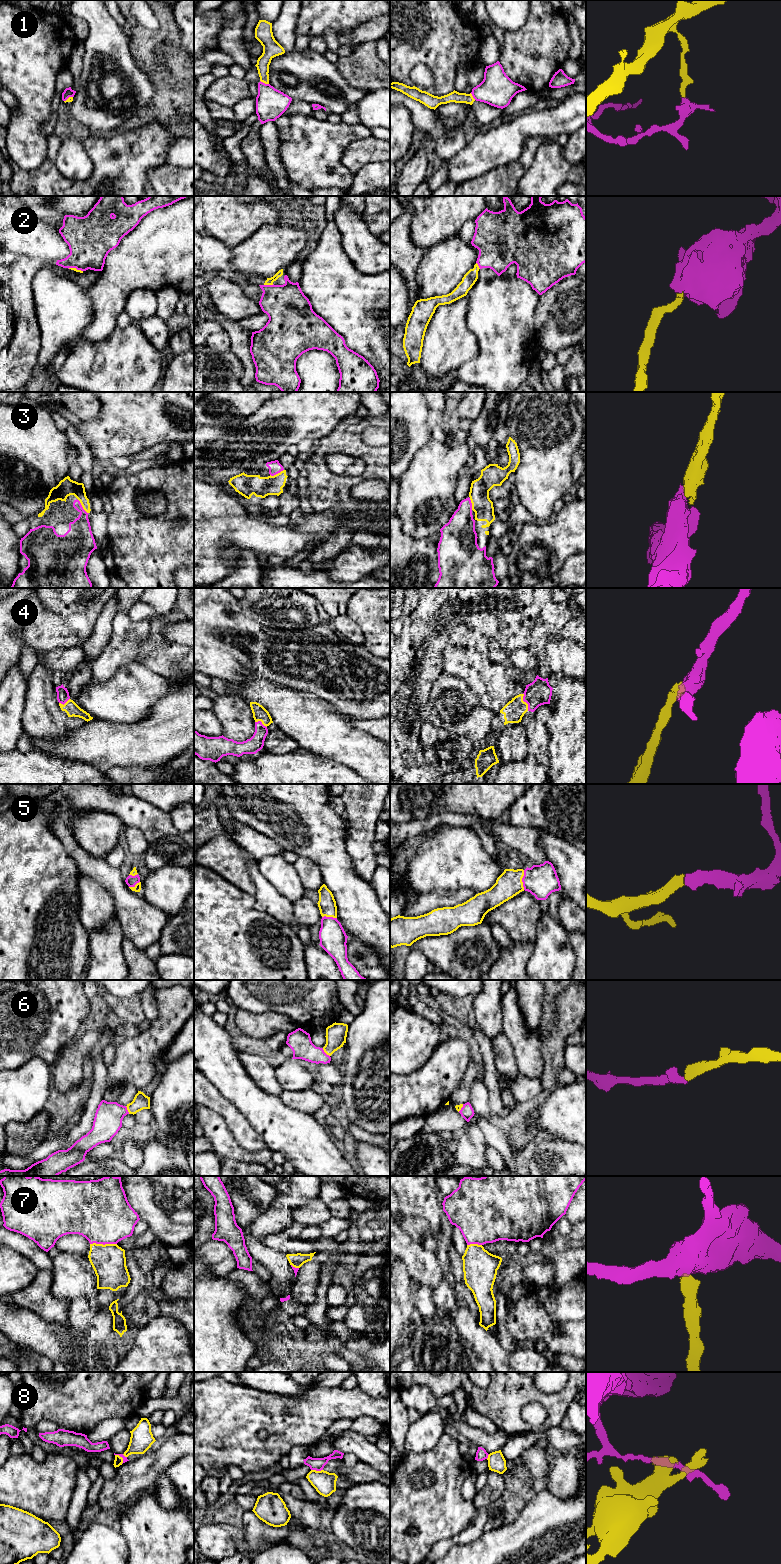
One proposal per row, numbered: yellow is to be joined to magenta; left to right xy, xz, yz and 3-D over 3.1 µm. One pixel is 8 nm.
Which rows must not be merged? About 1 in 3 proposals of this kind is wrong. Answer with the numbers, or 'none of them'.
1, 7, 8

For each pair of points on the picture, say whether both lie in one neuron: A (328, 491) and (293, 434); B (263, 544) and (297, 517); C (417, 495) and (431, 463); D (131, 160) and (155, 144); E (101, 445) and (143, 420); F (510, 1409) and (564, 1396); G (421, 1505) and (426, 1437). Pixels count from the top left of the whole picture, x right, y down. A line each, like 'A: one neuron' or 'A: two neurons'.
A: two neurons
B: two neurons
C: one neuron
D: one neuron
E: one neuron
F: one neuron
G: two neurons

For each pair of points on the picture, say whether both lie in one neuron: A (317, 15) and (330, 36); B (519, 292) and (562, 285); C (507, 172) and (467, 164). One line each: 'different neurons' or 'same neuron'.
A: different neurons
B: different neurons
C: different neurons

